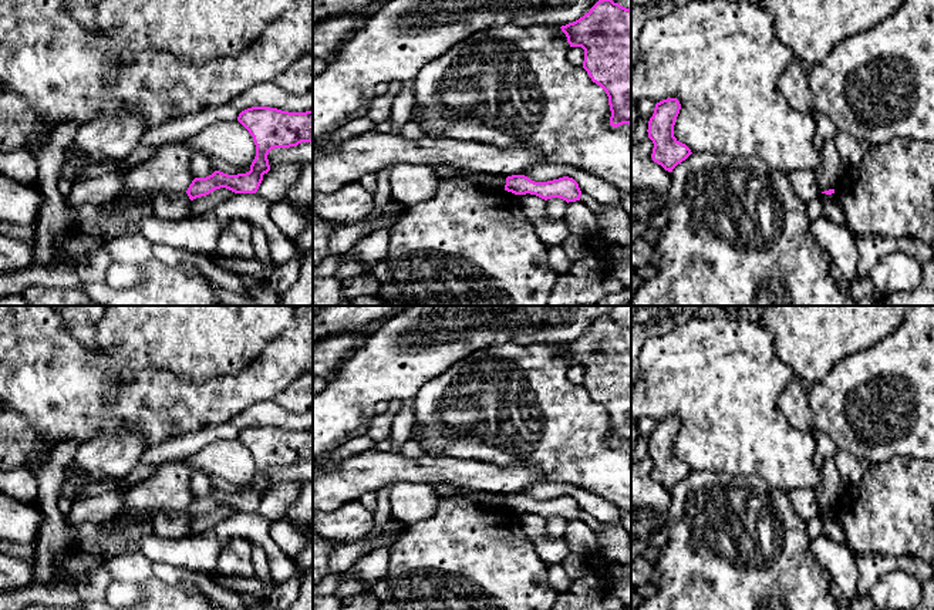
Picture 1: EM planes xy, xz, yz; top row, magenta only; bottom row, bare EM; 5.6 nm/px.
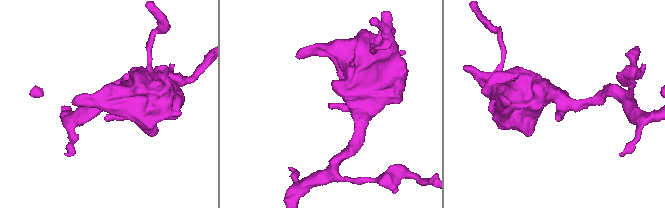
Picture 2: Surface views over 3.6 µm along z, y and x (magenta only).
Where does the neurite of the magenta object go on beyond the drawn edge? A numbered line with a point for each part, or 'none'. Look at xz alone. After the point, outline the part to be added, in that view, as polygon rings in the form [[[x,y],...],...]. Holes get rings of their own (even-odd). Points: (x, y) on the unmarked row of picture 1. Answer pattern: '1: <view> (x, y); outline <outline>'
none

